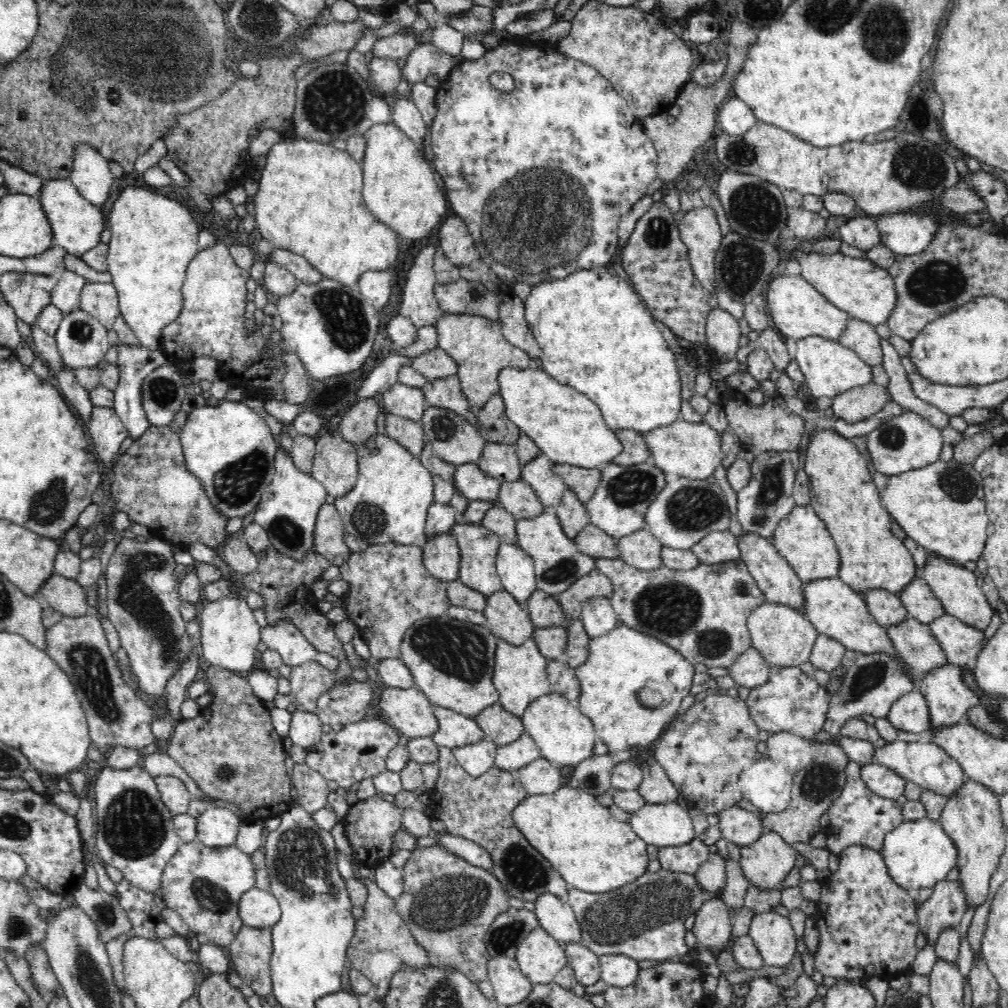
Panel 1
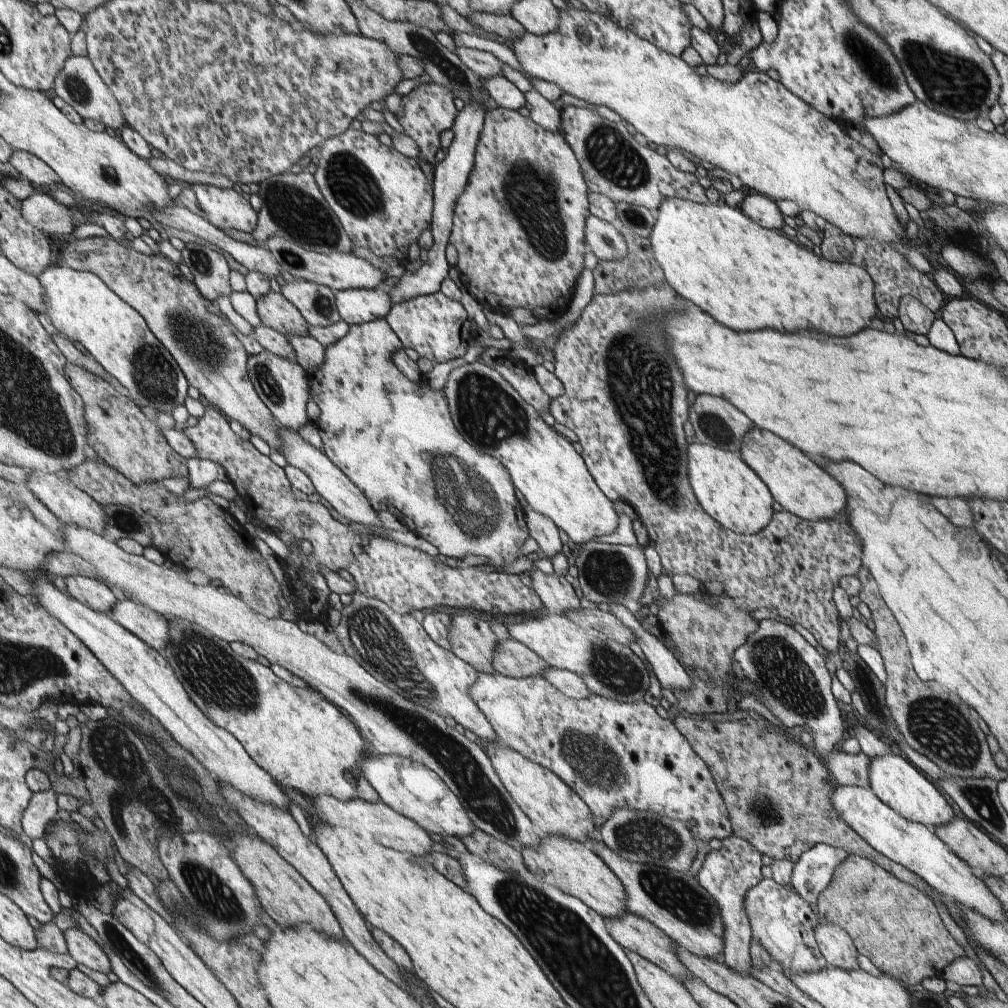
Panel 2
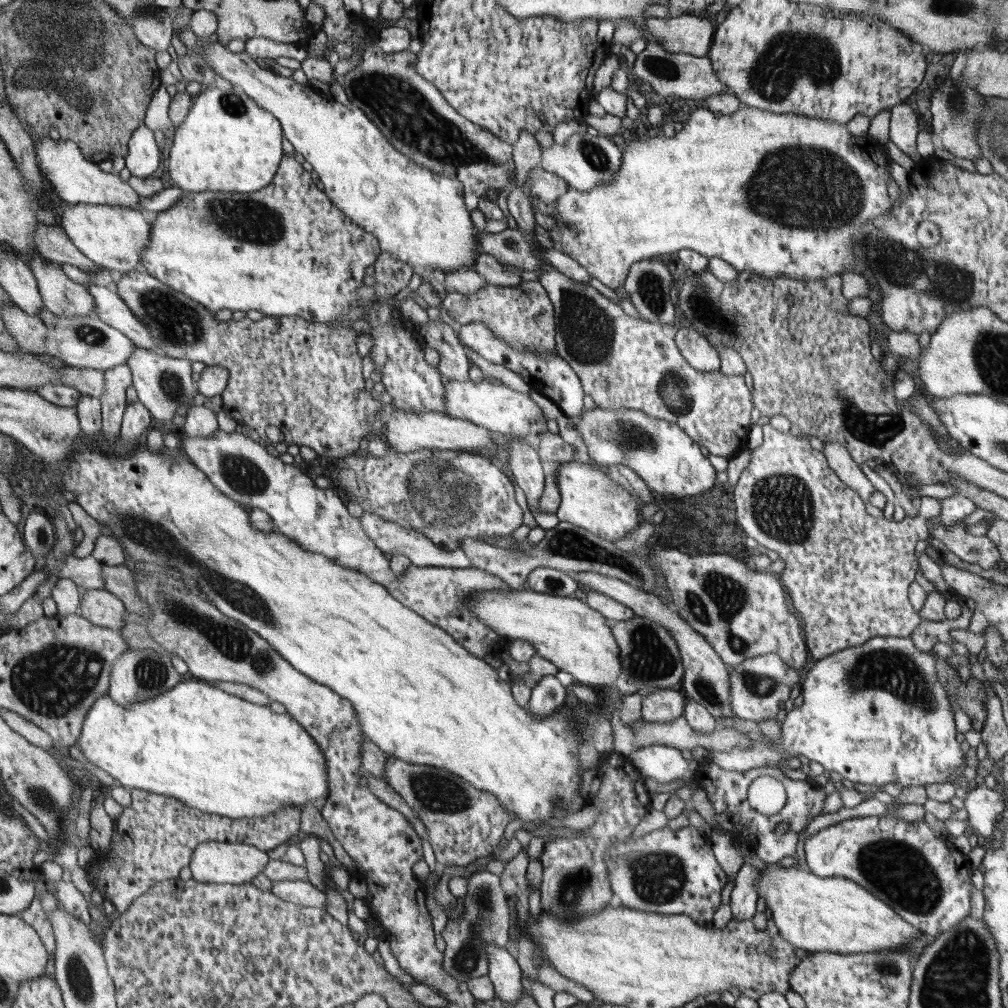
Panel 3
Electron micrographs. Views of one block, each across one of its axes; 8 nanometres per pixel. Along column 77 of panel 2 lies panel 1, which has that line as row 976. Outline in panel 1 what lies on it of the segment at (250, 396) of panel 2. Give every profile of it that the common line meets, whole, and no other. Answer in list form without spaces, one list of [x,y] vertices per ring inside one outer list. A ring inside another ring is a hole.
[[[244,926],[236,934],[236,940],[226,948],[232,962],[232,972],[236,972],[242,984],[254,990],[254,996],[268,1002],[274,996],[272,984],[272,930]]]

